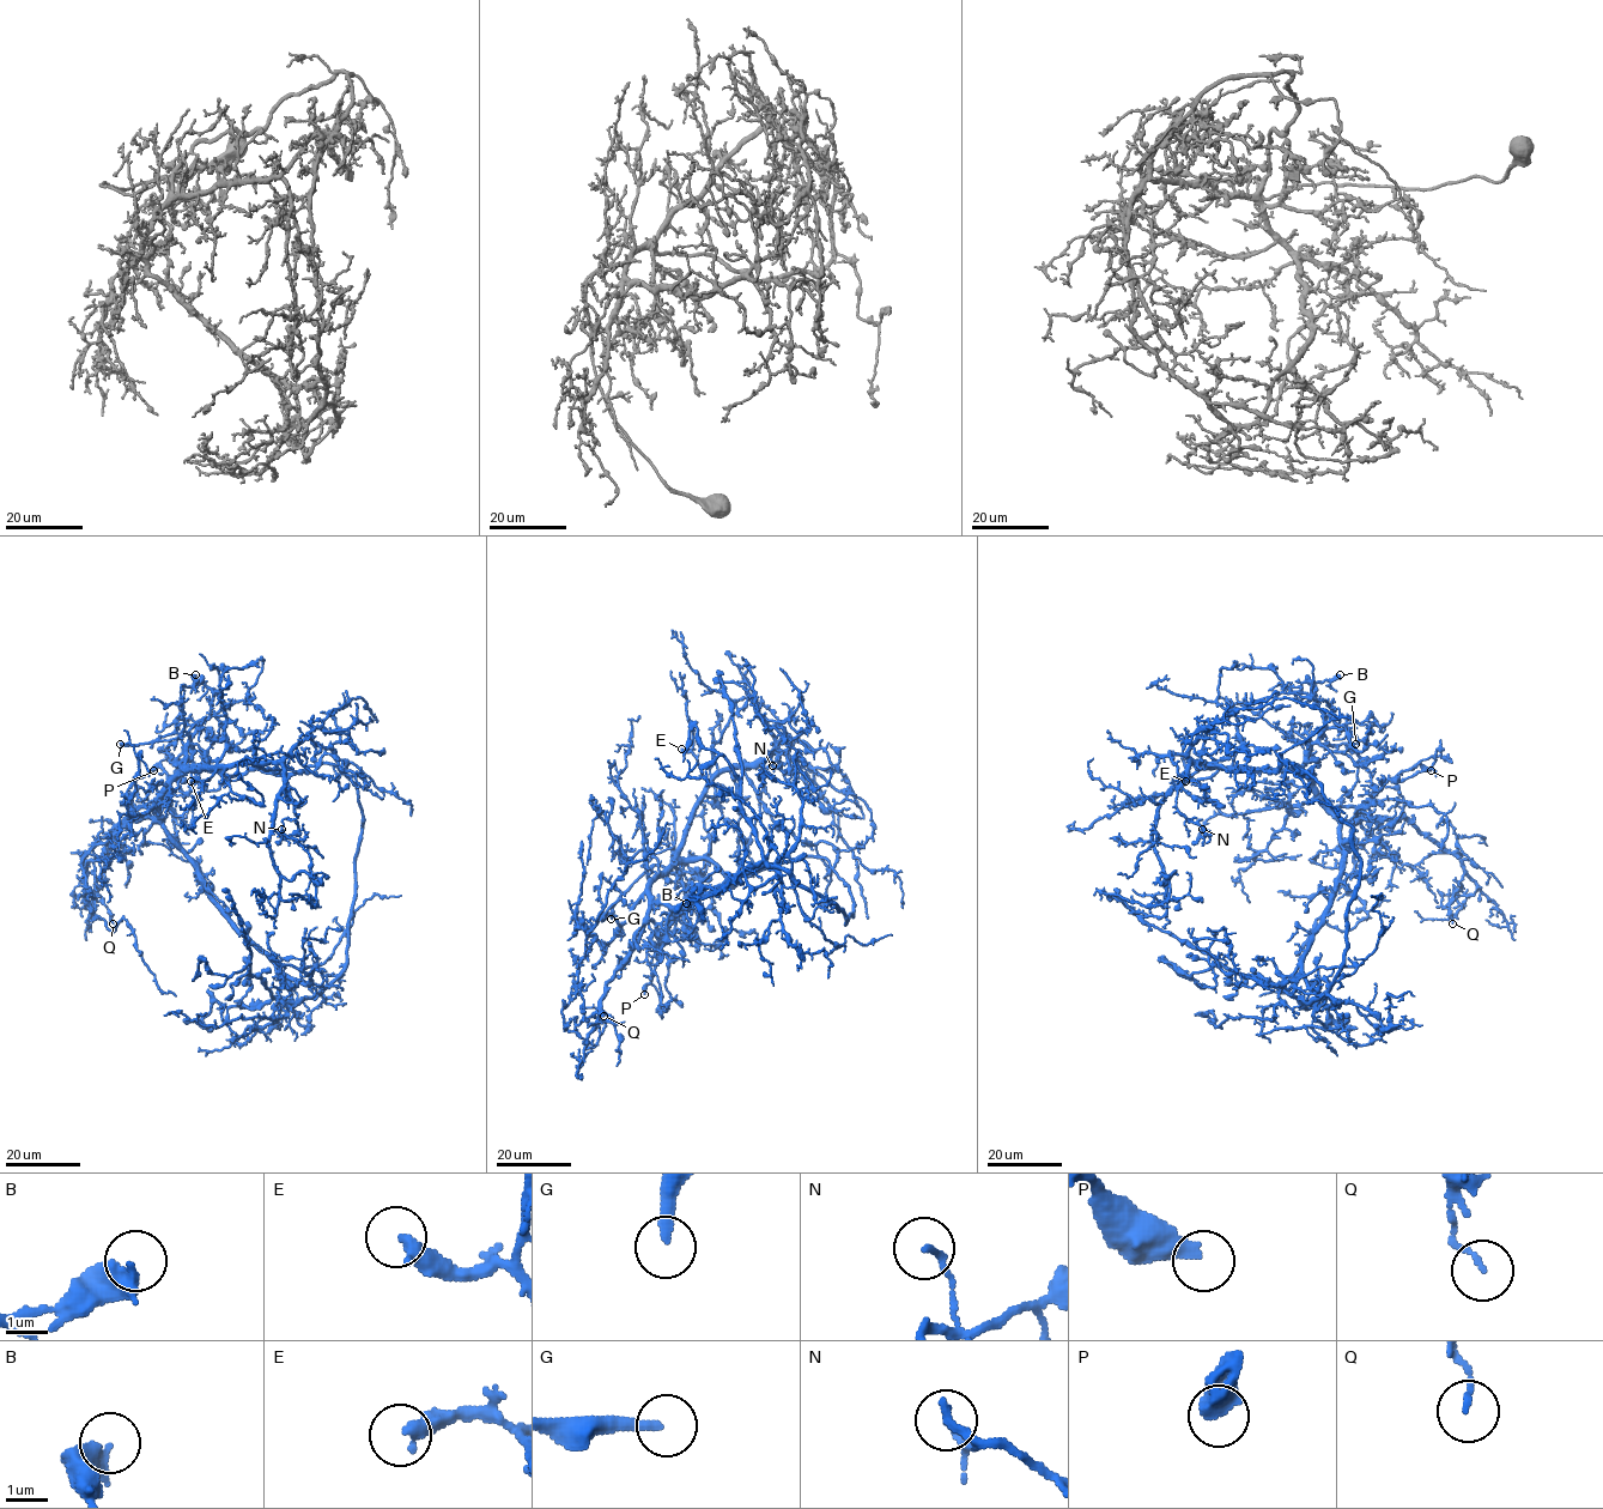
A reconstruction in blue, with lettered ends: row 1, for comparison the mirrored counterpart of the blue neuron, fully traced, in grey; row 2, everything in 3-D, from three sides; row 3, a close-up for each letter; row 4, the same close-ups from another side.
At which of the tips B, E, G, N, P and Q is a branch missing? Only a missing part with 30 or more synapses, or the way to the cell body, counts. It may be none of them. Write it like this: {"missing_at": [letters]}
{"missing_at": ["E", "G", "P"]}

